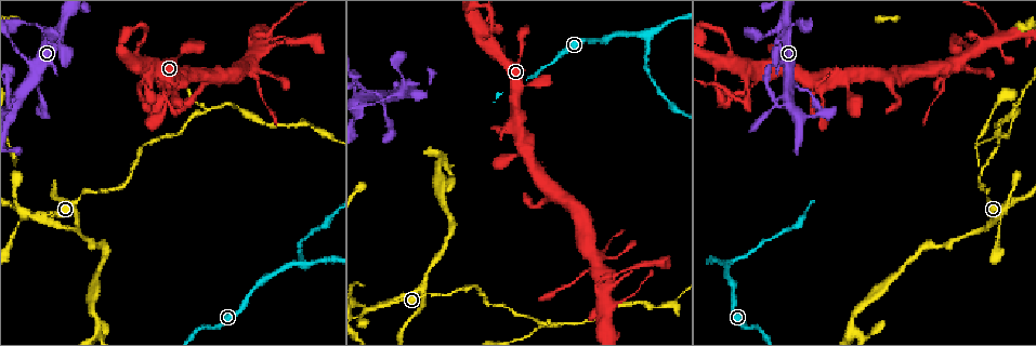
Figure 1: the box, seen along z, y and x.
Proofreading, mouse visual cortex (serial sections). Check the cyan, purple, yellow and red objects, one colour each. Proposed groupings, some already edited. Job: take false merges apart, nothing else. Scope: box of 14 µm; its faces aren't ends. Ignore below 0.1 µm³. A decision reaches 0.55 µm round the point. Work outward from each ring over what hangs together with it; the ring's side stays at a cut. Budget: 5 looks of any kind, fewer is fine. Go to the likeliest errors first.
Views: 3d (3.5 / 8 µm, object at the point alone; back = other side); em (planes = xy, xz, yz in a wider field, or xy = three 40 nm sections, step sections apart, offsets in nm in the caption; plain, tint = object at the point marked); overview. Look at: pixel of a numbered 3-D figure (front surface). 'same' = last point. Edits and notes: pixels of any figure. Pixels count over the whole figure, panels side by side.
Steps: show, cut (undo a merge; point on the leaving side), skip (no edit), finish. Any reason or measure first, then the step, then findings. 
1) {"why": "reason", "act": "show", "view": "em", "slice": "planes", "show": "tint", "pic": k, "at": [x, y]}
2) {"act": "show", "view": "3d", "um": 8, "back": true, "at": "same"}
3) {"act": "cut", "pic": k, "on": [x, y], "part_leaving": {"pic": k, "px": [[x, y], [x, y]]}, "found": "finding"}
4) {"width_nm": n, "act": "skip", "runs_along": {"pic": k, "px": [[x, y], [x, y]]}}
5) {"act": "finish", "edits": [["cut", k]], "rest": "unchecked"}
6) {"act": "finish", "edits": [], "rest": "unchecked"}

{"why": "sharp bend", "act": "show", "view": "3d", "um": 8, "pic": 1, "at": [204, 109]}

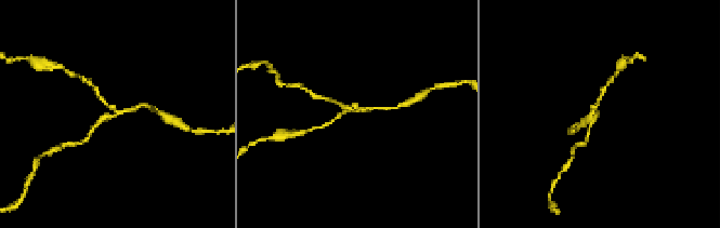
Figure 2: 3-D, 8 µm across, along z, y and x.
{"act": "show", "view": "3d", "um": 3.5, "pic": 2, "at": [118, 112]}

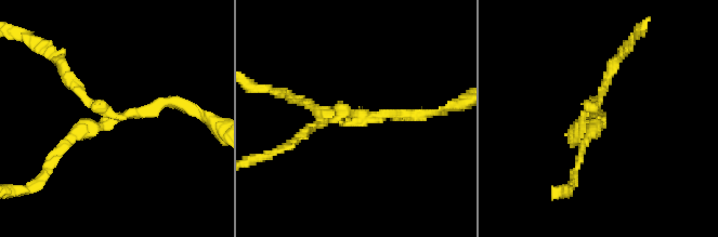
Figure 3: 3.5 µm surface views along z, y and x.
{"arms": 3, "arm_widths_nm": [150, 150, 150], "why": "need the tissue", "act": "show", "view": "em", "slice": "xy", "step": 3, "show": "tint", "pic": 3, "at": [353, 120]}

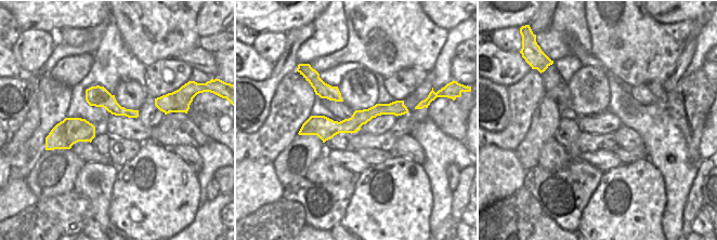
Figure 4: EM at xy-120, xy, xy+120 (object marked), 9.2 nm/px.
{"act": "skip", "runs_along": {"pic": 4, "px": [[404, 109], [302, 132]]}, "found": "continuous, no second cell"}

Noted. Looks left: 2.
{"why": "two arms in line, one across", "act": "show", "view": "3d", "um": 3.5, "back": true, "pic": 1, "at": [960, 69]}

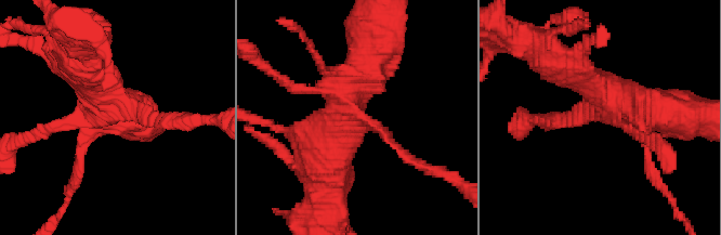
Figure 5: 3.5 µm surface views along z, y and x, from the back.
{"act": "skip", "runs_along": {"pic": 5, "px": [[674, 112], [623, 104], [555, 61]]}, "found": "one cell here"}

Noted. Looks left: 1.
{"act": "finish", "edits": [], "rest": "unchecked"}

